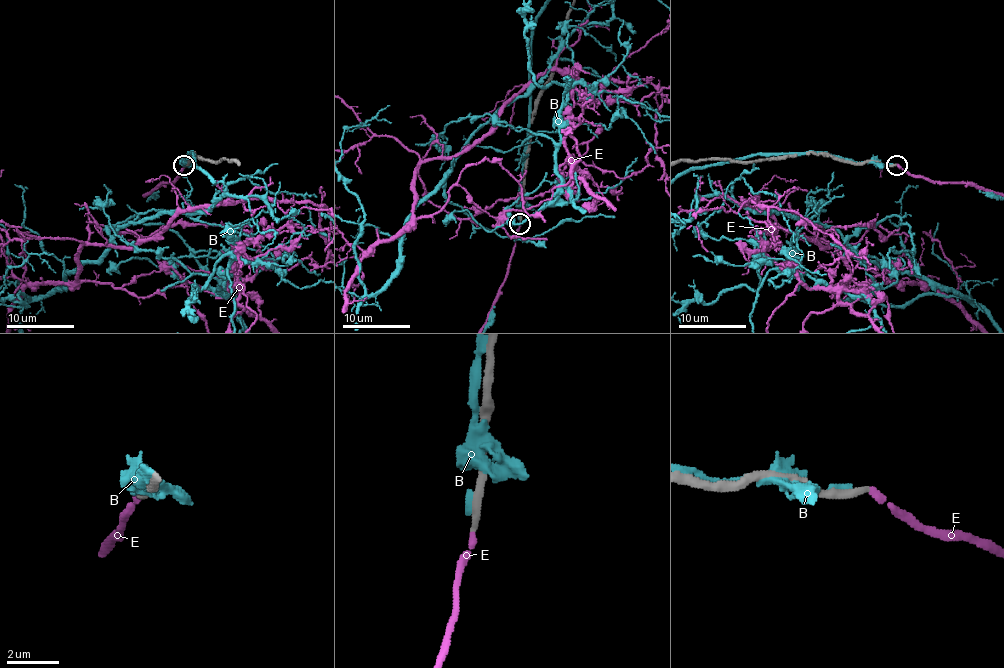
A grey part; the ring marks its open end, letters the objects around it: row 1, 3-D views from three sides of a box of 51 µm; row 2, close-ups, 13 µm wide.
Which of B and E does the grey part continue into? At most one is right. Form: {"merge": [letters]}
{"merge": ["E"]}

